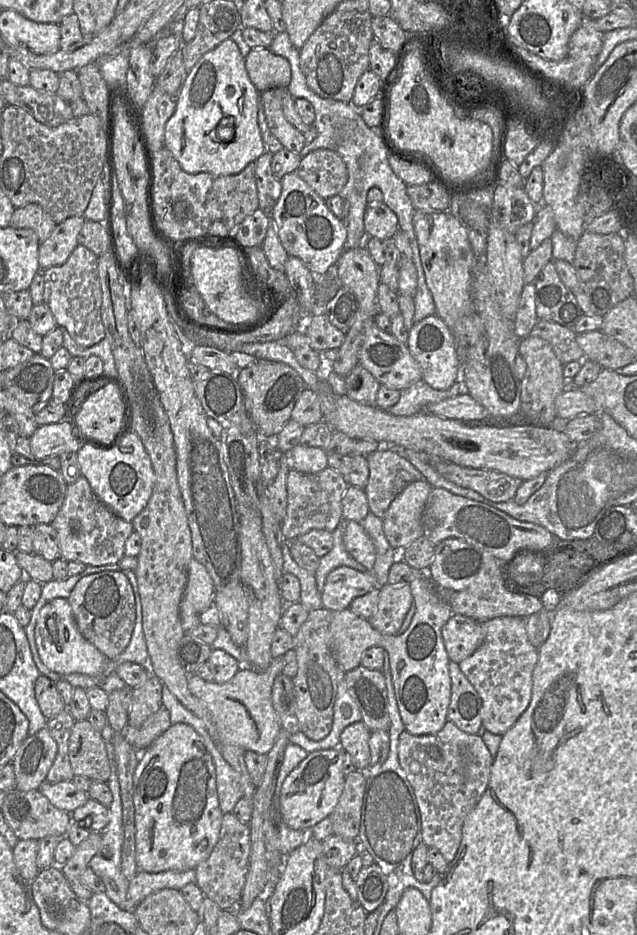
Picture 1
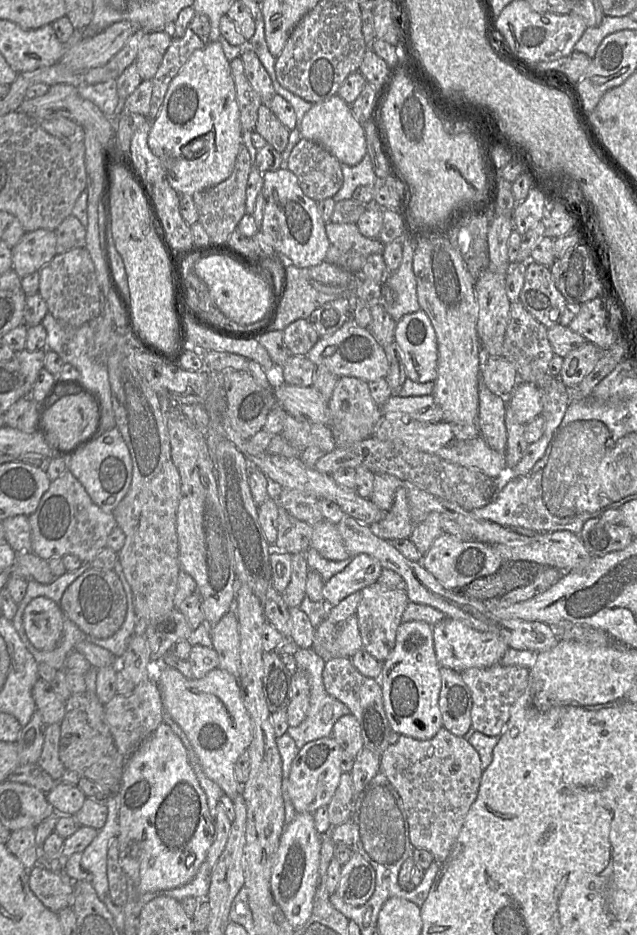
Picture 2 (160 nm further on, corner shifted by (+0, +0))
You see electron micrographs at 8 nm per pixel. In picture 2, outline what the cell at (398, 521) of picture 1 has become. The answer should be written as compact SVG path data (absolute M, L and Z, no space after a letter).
M399 488L394 495L390 510L385 512L383 519L370 526L372 532L385 540L410 538L414 523L410 519L407 490Z

